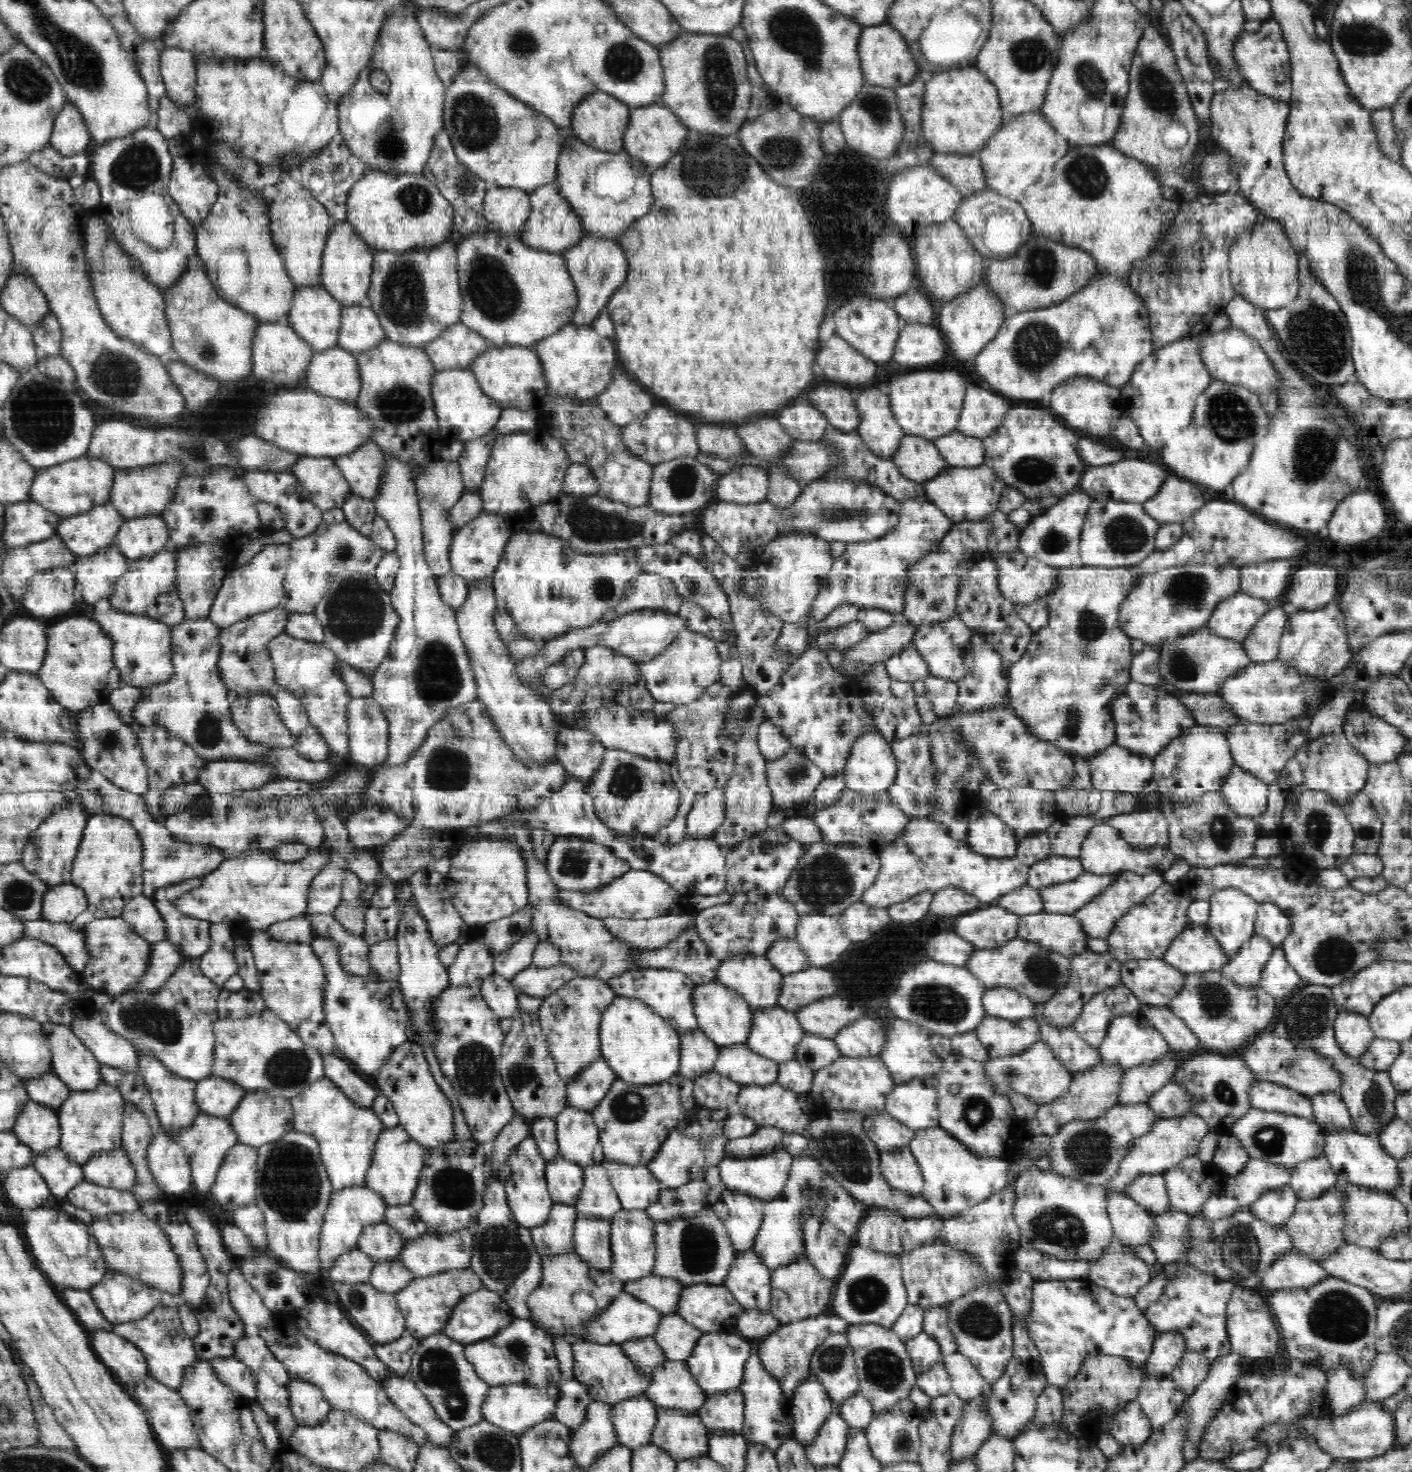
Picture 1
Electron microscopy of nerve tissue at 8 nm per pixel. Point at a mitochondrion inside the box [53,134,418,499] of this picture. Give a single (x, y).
(115, 374)

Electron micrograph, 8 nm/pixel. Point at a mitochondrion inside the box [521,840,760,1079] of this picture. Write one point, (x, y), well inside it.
(573, 865)

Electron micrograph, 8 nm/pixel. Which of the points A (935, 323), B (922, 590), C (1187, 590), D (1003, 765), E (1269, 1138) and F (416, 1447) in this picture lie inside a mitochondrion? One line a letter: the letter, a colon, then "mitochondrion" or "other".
A: other
B: mitochondrion
C: mitochondrion
D: mitochondrion
E: mitochondrion
F: other

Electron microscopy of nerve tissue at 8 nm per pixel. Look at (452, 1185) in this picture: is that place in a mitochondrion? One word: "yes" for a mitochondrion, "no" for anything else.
yes

